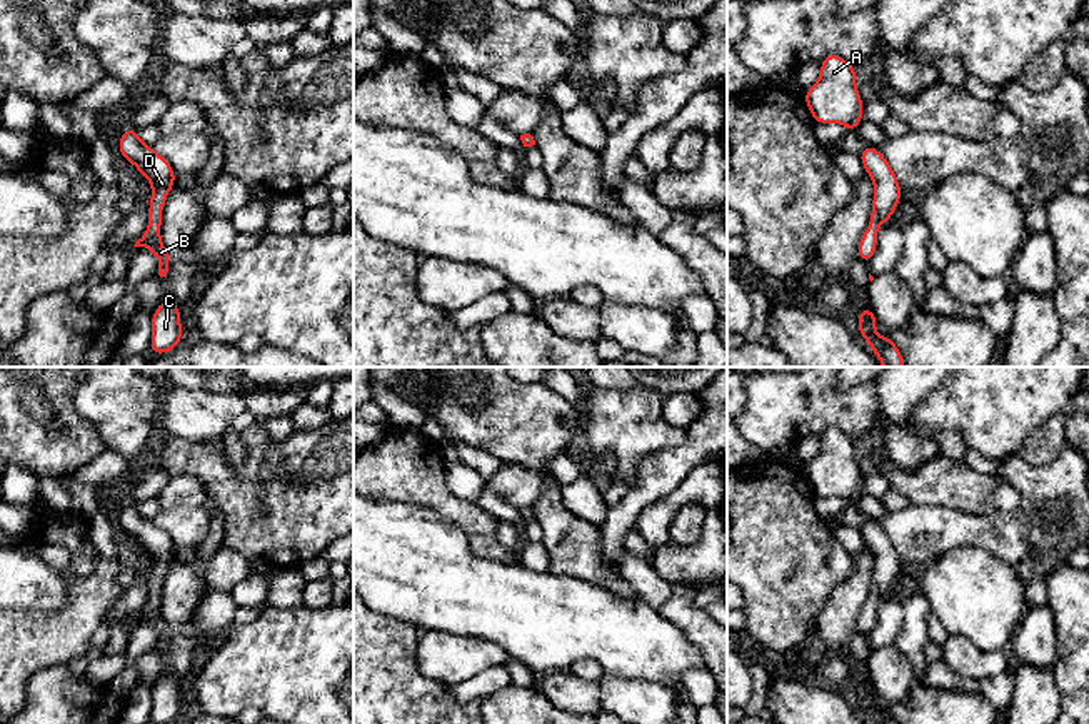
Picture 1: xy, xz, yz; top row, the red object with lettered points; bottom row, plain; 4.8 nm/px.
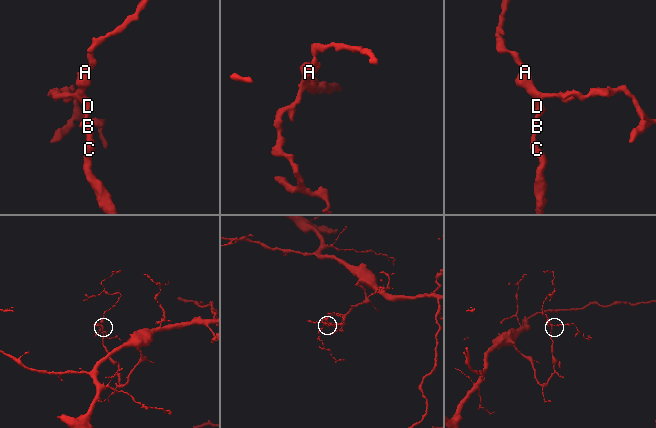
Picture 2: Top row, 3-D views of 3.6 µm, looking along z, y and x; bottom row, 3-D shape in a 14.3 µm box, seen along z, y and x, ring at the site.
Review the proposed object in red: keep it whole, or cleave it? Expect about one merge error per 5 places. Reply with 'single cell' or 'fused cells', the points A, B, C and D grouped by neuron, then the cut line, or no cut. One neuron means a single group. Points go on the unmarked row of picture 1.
single cell | A B C D | no cut

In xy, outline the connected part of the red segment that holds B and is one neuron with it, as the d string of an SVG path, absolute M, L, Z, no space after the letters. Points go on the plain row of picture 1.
M130 500L118 510L118 524L125 534L133 537L137 544L150 556L152 571L148 579L148 601L133 621L147 621L160 634L155 654L167 656L170 646L170 627L160 612L162 584L168 566L175 559L177 547L170 535L158 529L150 519L143 517Z

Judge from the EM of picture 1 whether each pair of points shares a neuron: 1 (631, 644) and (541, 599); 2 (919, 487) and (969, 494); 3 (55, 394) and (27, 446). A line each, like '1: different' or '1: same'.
1: same
2: same
3: same

